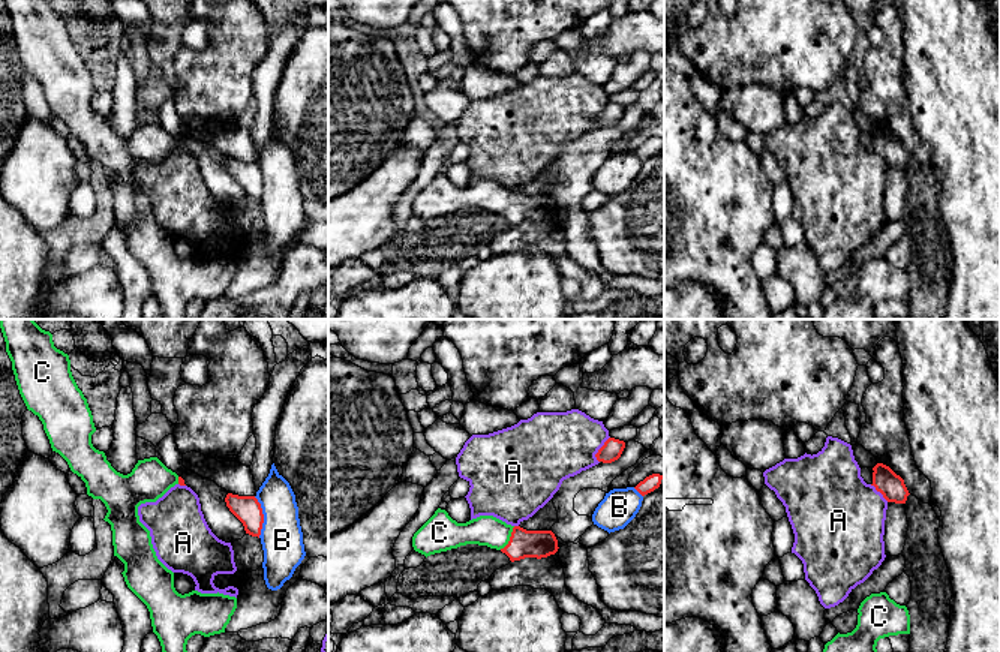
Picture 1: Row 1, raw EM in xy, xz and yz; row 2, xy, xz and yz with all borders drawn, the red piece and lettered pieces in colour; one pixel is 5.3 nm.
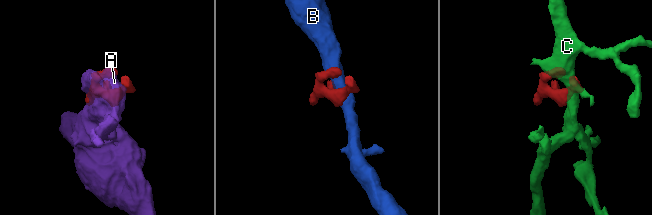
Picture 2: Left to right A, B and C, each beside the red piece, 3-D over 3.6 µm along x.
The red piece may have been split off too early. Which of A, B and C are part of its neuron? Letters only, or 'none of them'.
C

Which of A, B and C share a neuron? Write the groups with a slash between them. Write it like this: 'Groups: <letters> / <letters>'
Groups: A / B / C

